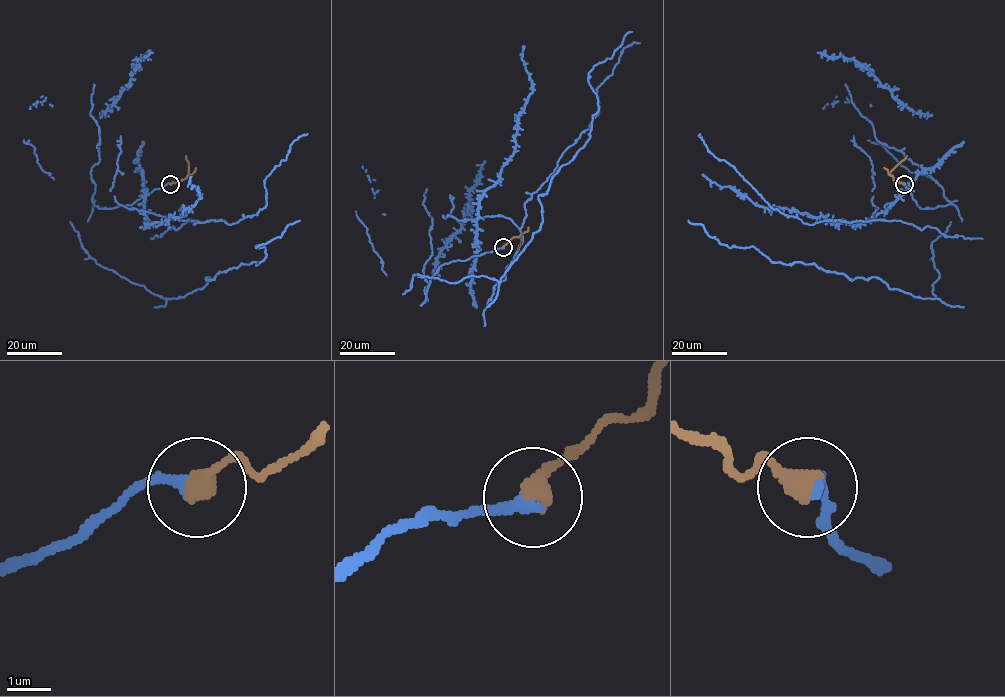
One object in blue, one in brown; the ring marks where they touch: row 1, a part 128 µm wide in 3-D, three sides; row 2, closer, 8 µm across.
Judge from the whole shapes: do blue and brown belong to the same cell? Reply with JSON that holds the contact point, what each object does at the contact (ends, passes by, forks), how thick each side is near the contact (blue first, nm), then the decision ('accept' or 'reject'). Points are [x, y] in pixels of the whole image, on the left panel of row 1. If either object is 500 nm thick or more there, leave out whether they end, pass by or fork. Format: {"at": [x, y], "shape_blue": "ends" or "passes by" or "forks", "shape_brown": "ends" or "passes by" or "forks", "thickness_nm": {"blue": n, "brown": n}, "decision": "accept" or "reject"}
{"at": [170, 184], "shape_blue": "ends", "shape_brown": "ends", "thickness_nm": {"blue": 360, "brown": 420}, "decision": "accept"}

